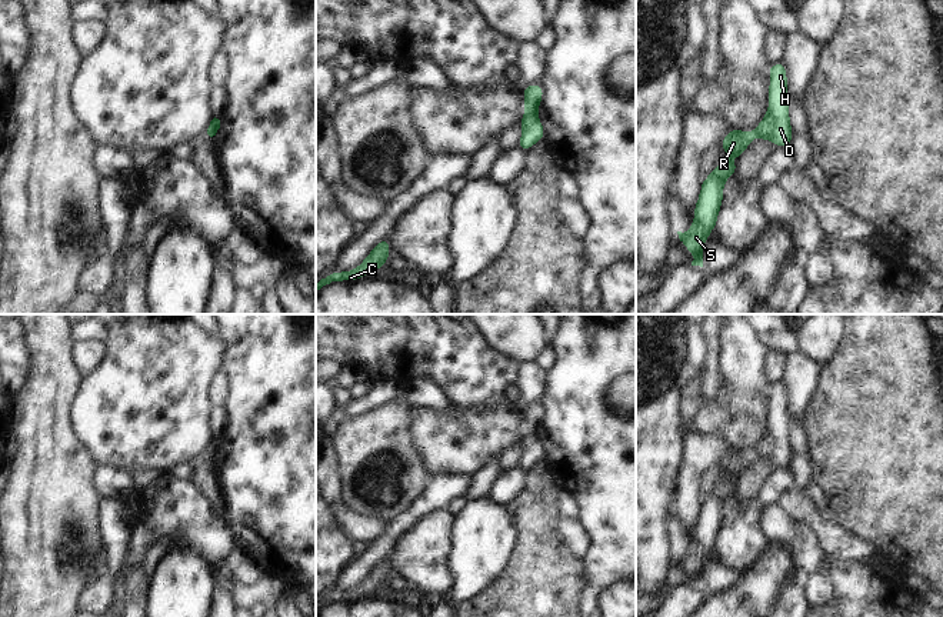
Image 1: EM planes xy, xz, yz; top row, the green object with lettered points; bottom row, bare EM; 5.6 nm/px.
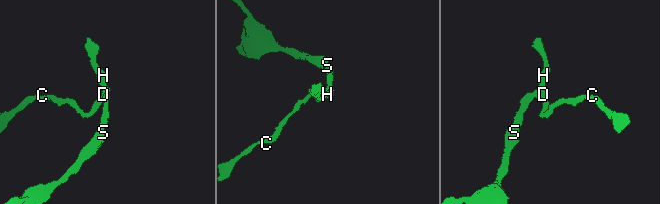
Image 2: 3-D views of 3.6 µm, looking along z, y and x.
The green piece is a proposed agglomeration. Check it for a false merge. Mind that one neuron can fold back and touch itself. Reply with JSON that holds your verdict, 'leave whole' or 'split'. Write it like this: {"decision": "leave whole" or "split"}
{"decision": "split"}

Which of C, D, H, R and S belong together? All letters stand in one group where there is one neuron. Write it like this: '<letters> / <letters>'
C D H / R S

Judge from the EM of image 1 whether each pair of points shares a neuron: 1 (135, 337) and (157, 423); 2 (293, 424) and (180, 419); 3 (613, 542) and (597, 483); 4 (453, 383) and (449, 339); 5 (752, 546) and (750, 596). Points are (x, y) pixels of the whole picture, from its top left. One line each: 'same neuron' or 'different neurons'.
1: same neuron
2: different neurons
3: same neuron
4: same neuron
5: different neurons

